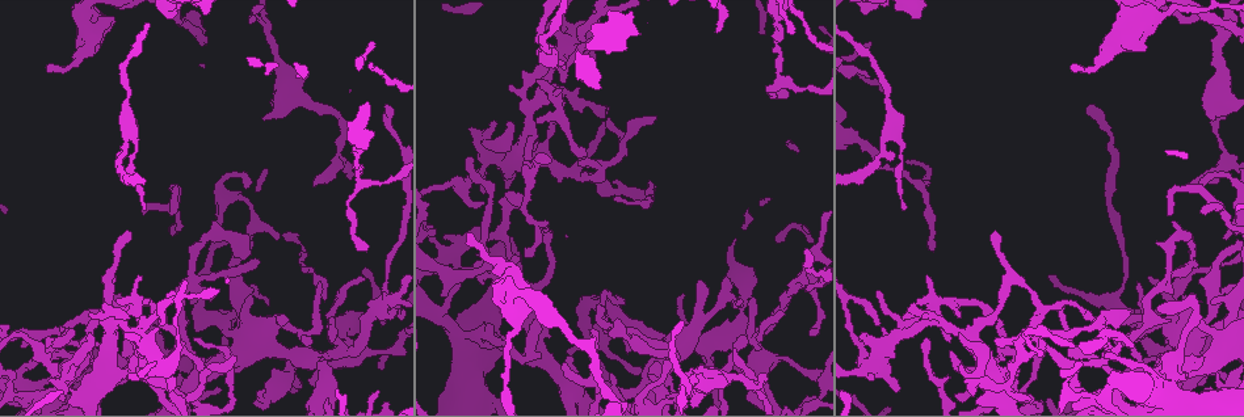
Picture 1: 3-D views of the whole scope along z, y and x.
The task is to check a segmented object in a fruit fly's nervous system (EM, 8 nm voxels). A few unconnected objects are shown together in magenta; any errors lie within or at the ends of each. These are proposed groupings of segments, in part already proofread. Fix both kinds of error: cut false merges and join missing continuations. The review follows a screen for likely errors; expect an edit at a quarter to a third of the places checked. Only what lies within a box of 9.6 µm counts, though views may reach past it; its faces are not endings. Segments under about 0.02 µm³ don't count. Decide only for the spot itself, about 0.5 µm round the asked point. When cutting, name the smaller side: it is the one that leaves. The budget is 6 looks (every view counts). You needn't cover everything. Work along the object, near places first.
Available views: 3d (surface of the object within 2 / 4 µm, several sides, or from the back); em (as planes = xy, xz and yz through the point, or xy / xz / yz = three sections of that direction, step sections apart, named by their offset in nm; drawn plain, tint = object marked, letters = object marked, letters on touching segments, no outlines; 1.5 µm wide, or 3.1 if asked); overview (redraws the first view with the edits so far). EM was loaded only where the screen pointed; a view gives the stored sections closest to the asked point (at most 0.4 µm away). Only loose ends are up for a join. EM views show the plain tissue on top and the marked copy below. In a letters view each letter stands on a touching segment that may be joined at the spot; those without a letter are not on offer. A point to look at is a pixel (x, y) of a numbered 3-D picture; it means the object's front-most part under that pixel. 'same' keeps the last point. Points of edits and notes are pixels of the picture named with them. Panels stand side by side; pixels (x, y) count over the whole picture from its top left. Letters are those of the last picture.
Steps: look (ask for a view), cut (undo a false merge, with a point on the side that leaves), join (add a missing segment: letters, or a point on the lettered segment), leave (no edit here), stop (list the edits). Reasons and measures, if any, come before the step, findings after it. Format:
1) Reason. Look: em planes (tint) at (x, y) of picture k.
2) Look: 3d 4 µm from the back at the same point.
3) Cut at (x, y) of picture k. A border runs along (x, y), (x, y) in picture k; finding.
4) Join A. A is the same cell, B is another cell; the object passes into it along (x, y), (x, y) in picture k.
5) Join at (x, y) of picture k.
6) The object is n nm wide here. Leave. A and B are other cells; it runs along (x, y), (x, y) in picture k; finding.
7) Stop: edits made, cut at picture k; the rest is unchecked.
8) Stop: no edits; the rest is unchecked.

End of a long branch. Look: 3d 2 µm at (194, 338) of picture 1.

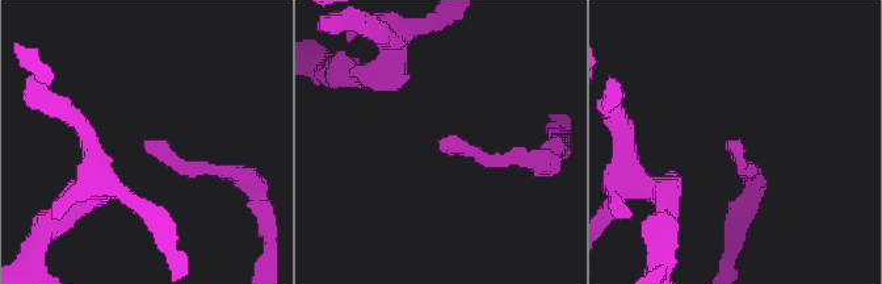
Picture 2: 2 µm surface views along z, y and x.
Shape alone is not enough. Look: em planes (tint) at (731, 141) of picture 2.

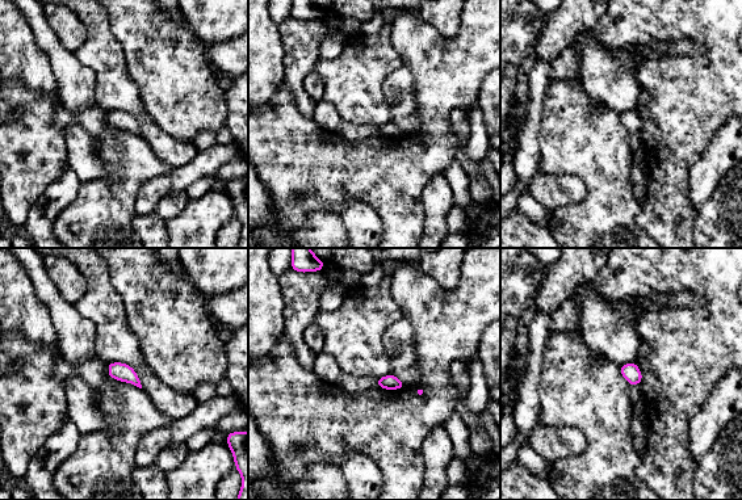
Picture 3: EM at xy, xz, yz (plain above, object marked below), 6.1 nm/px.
What lies round it. Look: em planes (letters) at the same point.

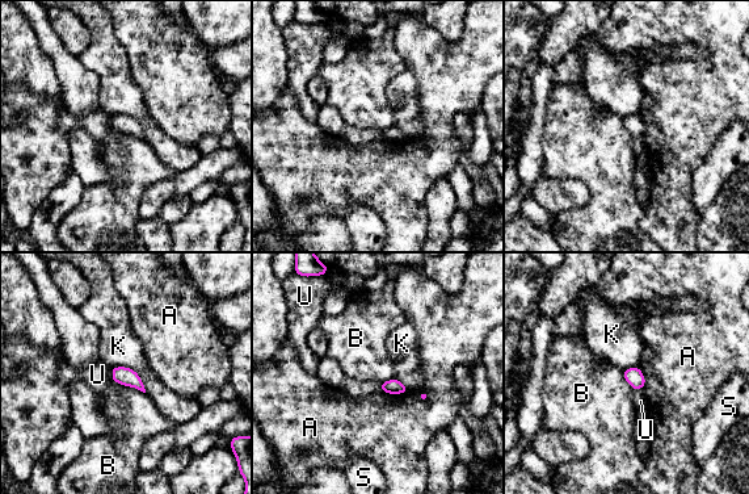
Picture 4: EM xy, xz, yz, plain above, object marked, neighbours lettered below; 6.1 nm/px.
Leave. A, B, K, S and U are other cells; a border runs along (112, 367), (130, 367), (146, 392) in picture 4; none of them fits.

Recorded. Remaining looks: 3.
Thin end. Look: 3d 4 µm from the back at (468, 160) of picture 1.

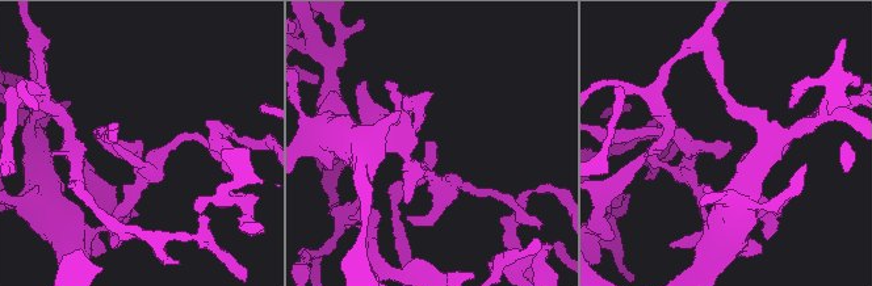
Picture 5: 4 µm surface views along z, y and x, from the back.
Look: em xy step 4 (letters) at (136, 151) of picture 5.

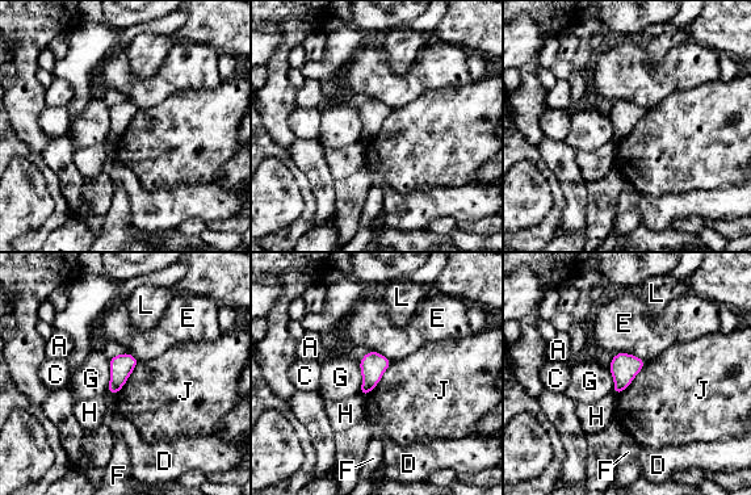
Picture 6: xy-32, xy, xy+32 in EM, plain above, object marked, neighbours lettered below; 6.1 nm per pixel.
Leave. A, C, D, E, F, G, H, J and L are other cells; a border runs along (393, 361), (380, 382), (365, 397) in picture 6; no lettered segment goes on from it.

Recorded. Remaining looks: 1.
An open end. Look: em planes (letters) at (441, 295) of picture 1.

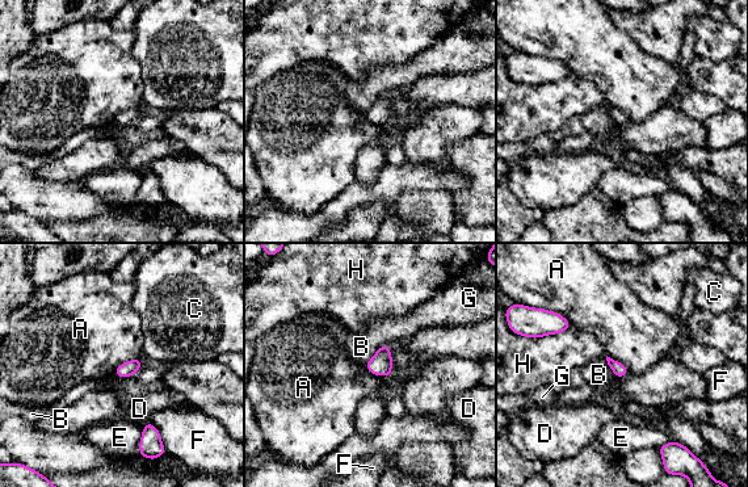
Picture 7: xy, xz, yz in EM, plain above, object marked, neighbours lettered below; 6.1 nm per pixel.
Leave. A, B, C, D, E, F, G and H are other cells; a border runs along (141, 357), (124, 361), (113, 374) in picture 7; none of them fits.

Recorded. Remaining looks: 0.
Stop: no edits; the rest is unchecked.

